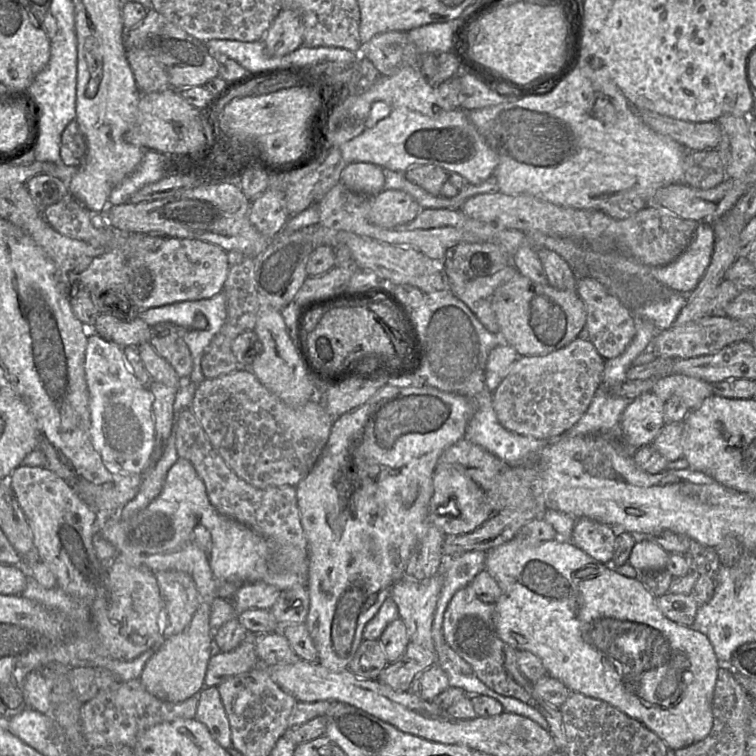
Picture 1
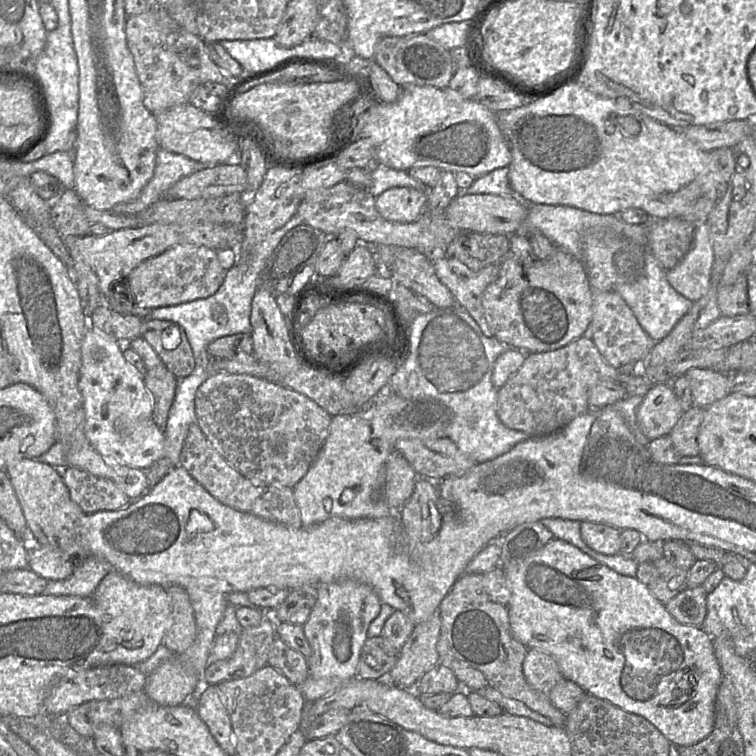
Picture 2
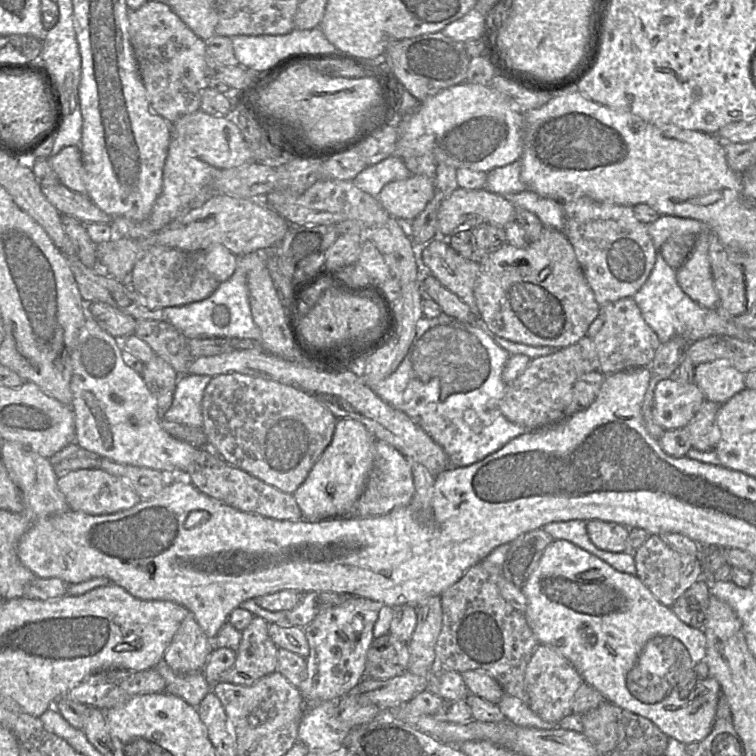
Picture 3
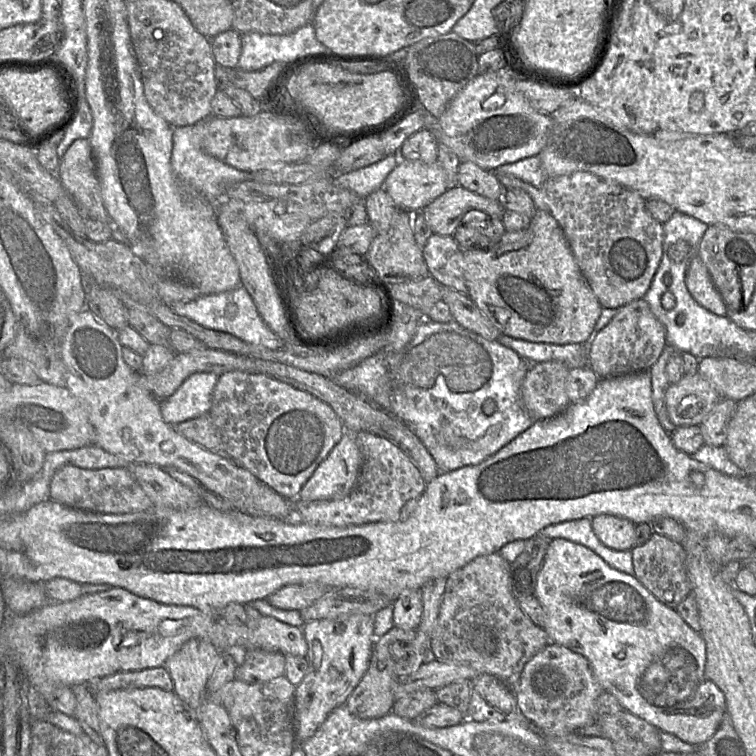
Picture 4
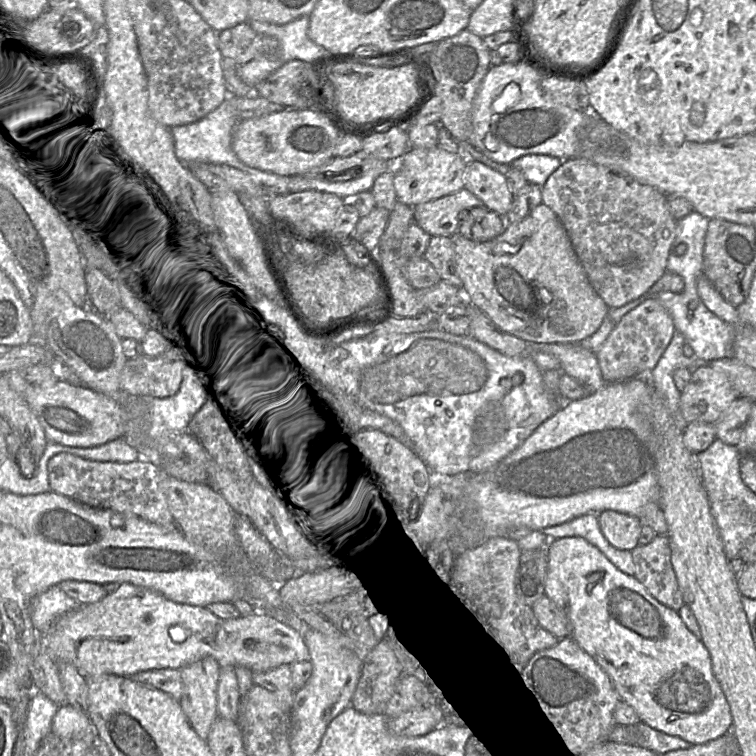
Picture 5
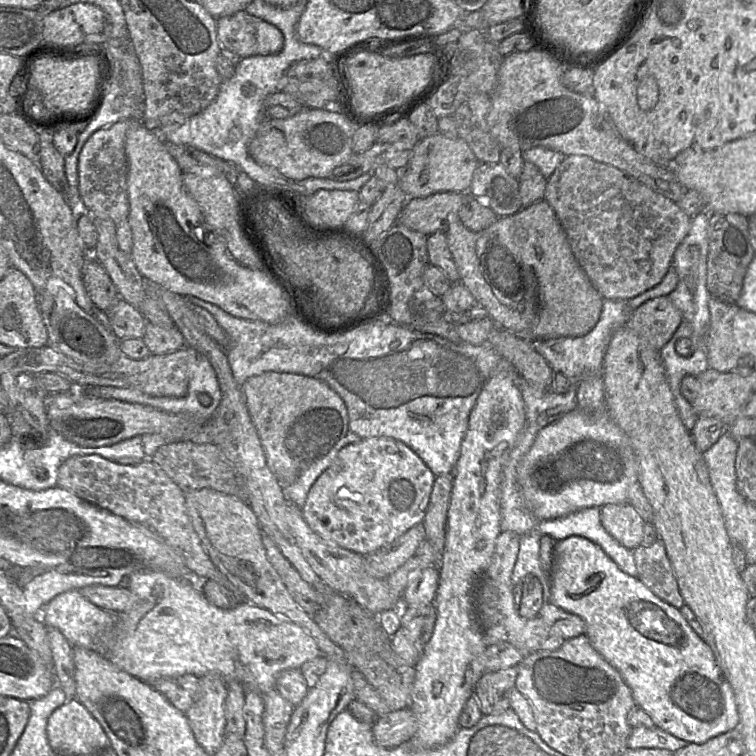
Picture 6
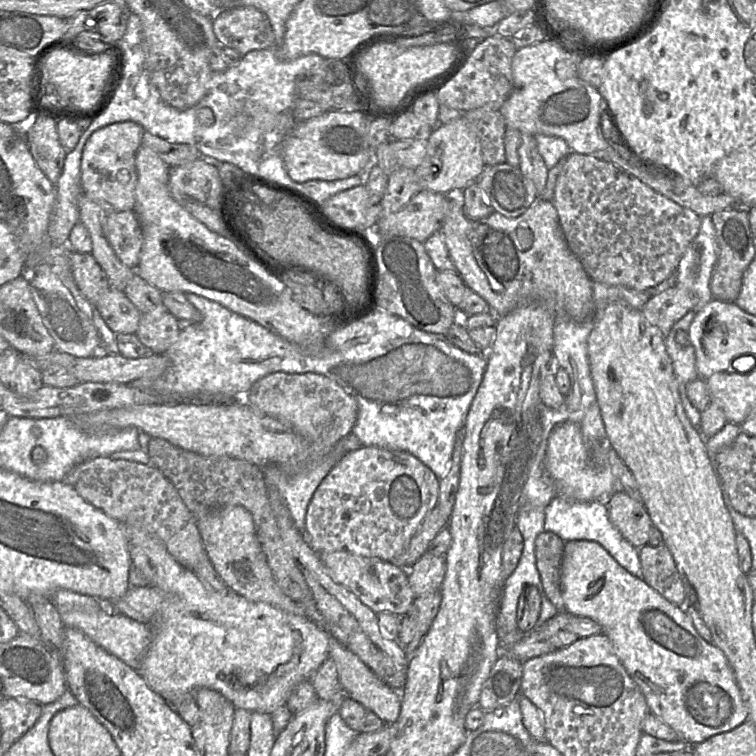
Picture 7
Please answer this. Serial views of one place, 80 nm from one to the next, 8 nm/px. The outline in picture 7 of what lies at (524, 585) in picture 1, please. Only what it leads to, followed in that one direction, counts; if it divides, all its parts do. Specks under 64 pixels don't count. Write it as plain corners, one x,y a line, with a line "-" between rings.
588,540
565,542
561,565
564,610
596,621
607,636
627,673
641,689
649,712
677,732
689,746
730,732
749,719
734,672
723,651
706,642
695,629
684,608
678,607
623,567
598,543

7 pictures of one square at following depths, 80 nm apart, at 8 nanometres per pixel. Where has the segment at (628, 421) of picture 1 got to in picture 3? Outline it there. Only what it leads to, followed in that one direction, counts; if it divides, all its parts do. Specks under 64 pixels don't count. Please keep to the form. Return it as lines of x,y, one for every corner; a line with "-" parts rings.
662,380
654,390
653,421
664,431
684,428
704,401
707,400
695,383

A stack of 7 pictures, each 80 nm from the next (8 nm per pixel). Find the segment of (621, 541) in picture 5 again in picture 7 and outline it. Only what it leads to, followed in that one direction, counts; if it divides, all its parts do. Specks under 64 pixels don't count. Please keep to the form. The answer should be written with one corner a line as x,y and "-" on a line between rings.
620,489
605,503
611,523
624,538
637,549
647,545
653,525
643,503

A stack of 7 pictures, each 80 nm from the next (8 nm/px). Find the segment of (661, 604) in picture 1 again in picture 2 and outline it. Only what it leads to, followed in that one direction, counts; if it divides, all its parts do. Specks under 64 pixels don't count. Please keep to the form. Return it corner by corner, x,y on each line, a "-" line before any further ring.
701,585
687,588
667,602
665,607
679,623
701,628
707,615
707,595

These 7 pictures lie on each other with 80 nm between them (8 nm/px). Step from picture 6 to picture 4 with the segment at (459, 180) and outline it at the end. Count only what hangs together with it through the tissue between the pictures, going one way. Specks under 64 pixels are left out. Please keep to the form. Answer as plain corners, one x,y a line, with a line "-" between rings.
402,159
385,179
383,188
397,208
417,213
447,191
446,176
437,161
426,164

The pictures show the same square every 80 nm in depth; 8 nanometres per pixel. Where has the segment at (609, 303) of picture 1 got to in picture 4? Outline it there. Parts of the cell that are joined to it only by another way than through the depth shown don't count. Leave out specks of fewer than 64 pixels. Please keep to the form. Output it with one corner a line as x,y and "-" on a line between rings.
641,298
620,308
589,346
589,366
599,379
650,370
666,346
664,326

